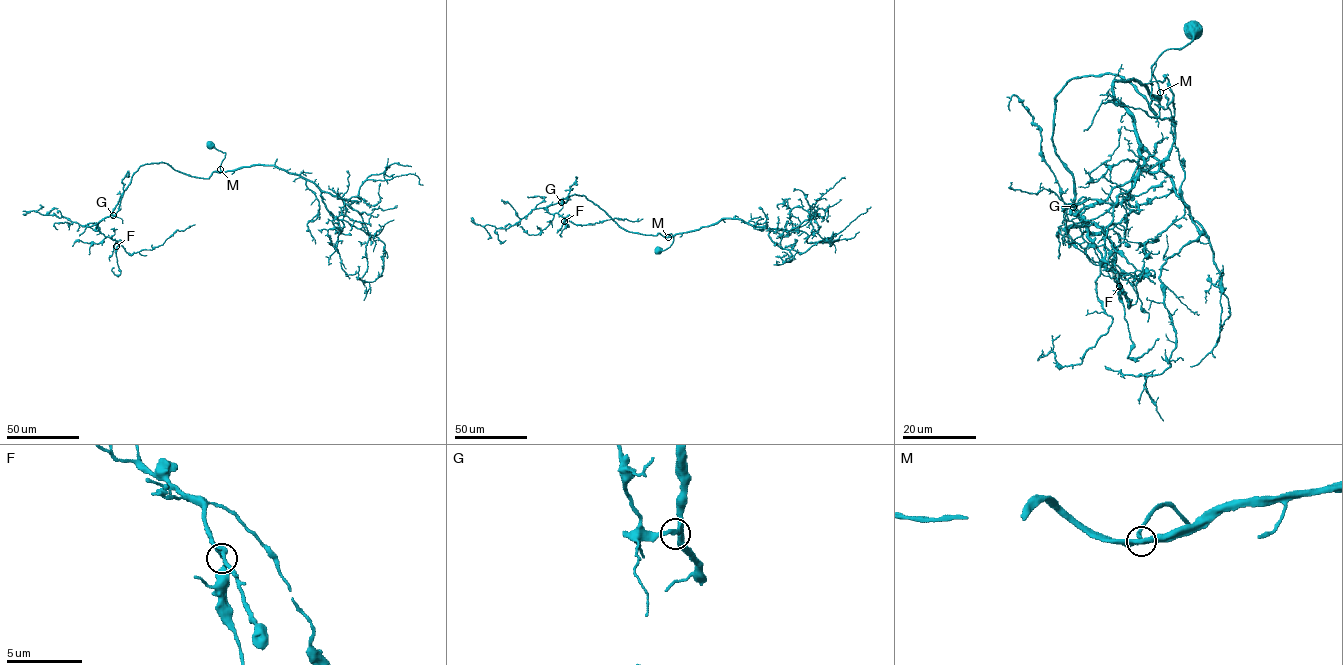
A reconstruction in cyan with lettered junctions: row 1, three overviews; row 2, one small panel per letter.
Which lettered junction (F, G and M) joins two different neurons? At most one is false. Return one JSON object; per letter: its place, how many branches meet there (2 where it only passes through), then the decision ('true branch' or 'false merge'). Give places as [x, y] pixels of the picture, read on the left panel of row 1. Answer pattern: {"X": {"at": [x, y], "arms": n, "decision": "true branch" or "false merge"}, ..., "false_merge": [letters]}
{"F": {"at": [116, 246], "arms": 2, "decision": "true branch"}, "G": {"at": [113, 215], "arms": 2, "decision": "true branch"}, "M": {"at": [220, 169], "arms": 2, "decision": "true branch"}, "false_merge": []}

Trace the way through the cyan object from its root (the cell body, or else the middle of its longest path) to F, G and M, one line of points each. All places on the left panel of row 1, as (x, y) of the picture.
F: (210, 145), (225, 155), (221, 171), (208, 178), (163, 162), (140, 167), (98, 225), (116, 246)
G: (210, 145), (225, 153), (221, 171), (196, 178), (165, 163), (144, 164), (113, 215)
M: (210, 145), (225, 153), (220, 169)

